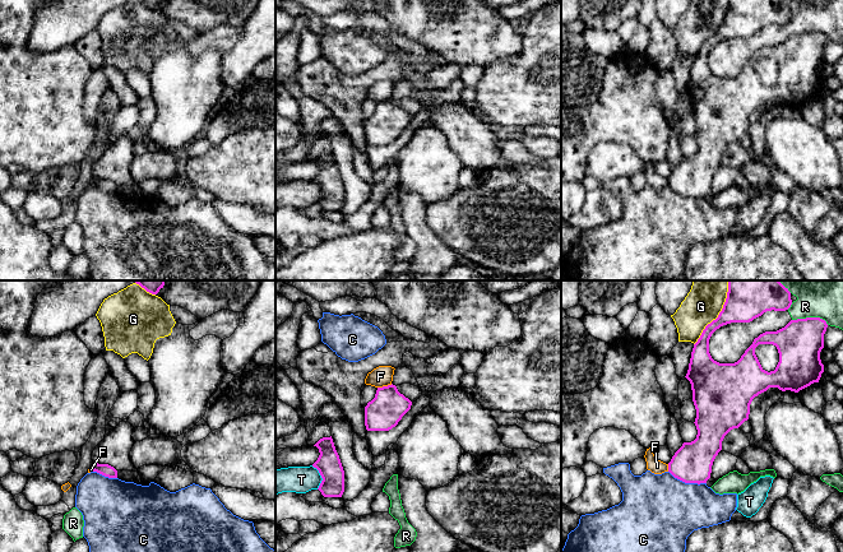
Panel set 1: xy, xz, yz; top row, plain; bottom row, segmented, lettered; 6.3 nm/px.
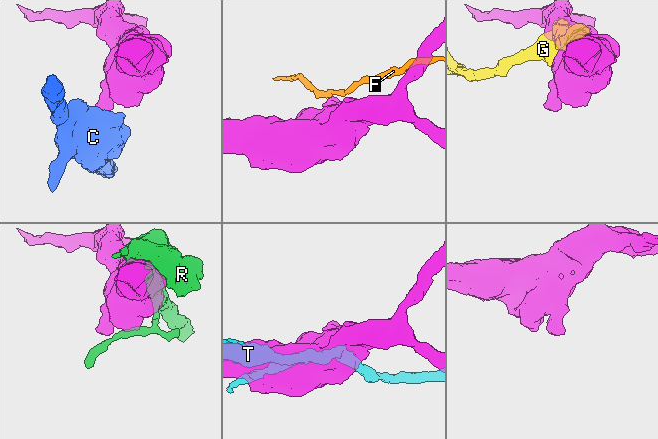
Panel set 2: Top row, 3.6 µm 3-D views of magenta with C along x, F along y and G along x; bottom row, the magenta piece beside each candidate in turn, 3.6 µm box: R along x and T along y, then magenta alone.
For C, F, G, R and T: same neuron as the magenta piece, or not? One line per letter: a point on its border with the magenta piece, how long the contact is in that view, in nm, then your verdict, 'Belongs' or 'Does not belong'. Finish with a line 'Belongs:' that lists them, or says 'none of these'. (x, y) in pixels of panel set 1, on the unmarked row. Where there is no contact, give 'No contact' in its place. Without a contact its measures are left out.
C: Touches magenta at yz (688, 196). Shared border 260 nm. Does not belong
F: Touches magenta at xz (384, 101). Shared border 100 nm. Does not belong
G: Touches magenta at yz (718, 31). Shared border 440 nm. Does not belong
R: Touches magenta at yz (810, 32). Shared border 240 nm. Does not belong
T: Touches magenta at xz (322, 191). Shared border 160 nm. Does not belong
Belongs: none of these

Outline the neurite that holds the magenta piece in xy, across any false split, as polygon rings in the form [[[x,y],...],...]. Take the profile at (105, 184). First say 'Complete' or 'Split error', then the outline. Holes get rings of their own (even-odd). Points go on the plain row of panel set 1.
Complete. [[[93,177],[92,181],[93,181],[93,186],[97,186],[108,192],[117,192],[117,185],[108,178]]]

